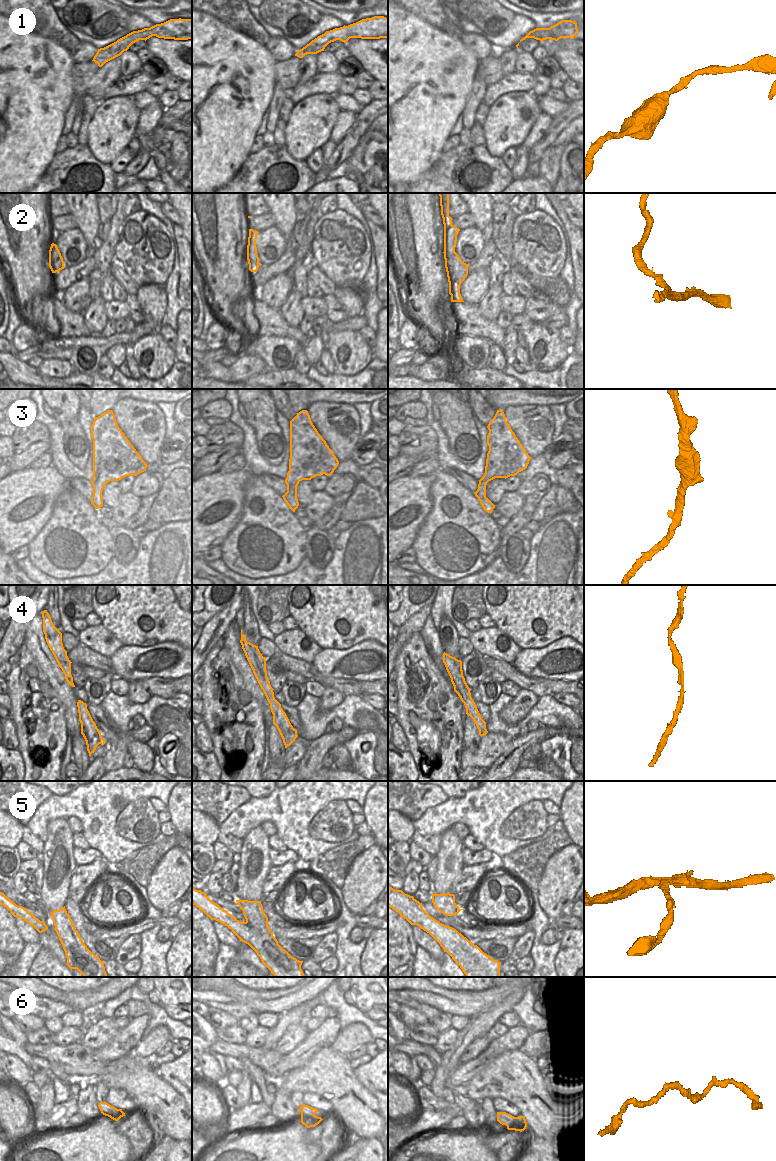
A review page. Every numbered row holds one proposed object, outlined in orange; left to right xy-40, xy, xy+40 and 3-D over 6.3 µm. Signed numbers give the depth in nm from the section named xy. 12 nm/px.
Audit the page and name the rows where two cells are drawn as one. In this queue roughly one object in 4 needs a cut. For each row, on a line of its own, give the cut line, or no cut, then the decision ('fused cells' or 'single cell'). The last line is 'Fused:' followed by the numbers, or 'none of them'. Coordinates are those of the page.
1: cut none; single cell
2: cut xy+40 (455, 243), (444, 245); fused cells
3: cut none; single cell
4: cut none; single cell
5: cut xy (245, 922), (258, 930), (265, 929), (268, 936), (277, 944); fused cells
6: cut none; single cell
Fused: 2, 5

